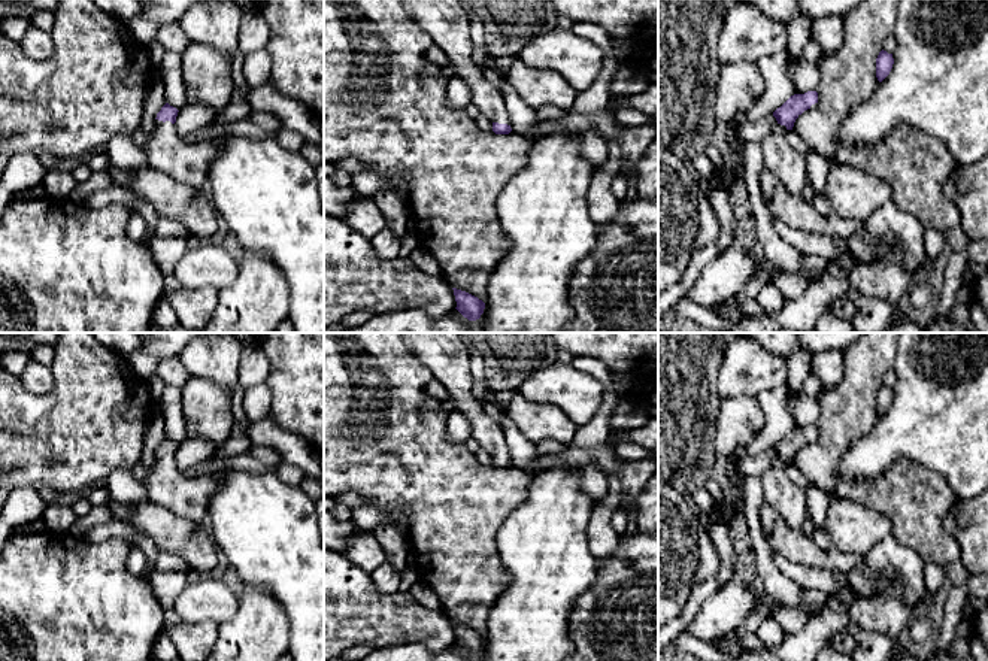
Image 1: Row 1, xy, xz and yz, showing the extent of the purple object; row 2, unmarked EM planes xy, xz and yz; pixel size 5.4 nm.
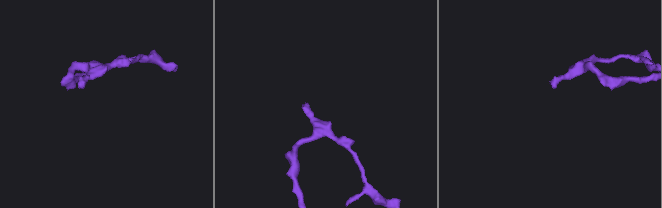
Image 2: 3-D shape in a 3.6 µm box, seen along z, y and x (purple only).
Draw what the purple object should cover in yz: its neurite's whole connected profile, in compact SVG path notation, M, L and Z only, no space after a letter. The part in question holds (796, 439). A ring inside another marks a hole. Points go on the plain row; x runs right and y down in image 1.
M816 425L791 430L773 446L778 458L767 472L758 476L766 503L775 507L792 530L798 531L803 531L809 516L807 500L804 489L788 479L787 466L792 464L795 454L815 437L818 437Z

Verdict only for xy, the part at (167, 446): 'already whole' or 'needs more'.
needs more

